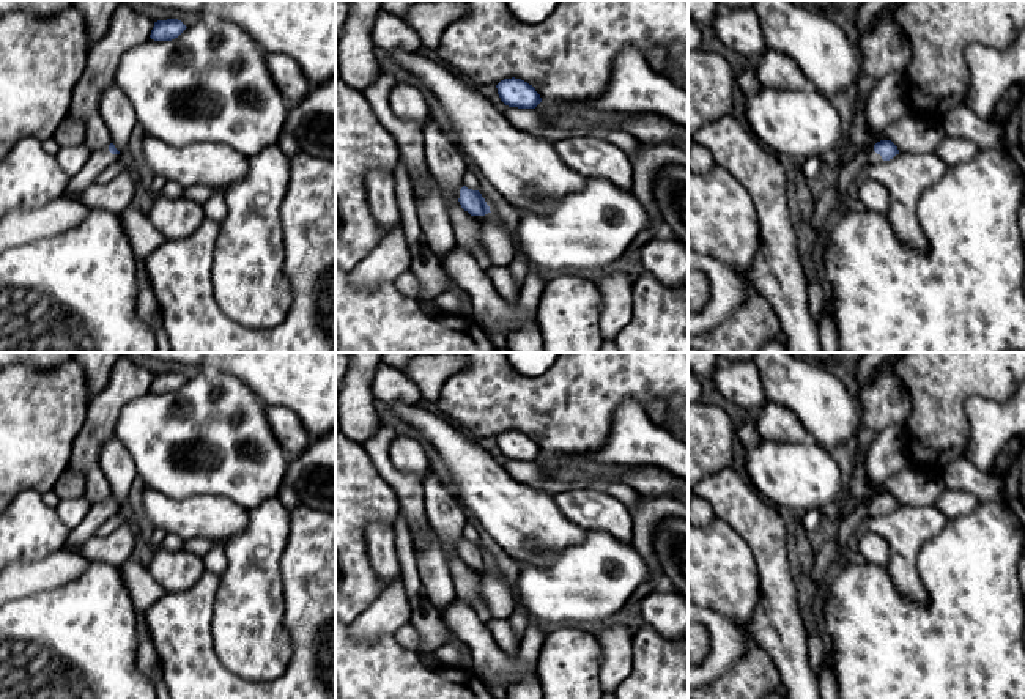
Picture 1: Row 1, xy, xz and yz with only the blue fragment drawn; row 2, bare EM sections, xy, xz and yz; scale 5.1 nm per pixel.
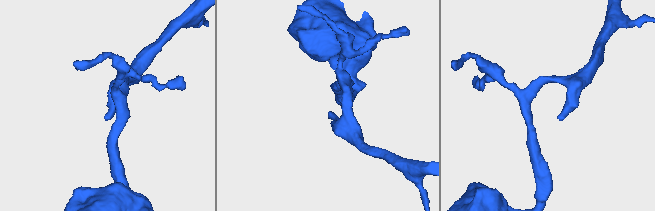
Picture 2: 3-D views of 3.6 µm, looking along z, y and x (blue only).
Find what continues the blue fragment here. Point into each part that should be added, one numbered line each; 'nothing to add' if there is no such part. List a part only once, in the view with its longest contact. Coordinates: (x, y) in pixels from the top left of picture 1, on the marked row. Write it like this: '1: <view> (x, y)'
1: xy (99, 159)

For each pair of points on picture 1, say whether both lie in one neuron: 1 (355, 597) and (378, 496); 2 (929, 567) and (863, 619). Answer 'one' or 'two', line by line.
1: one
2: one

